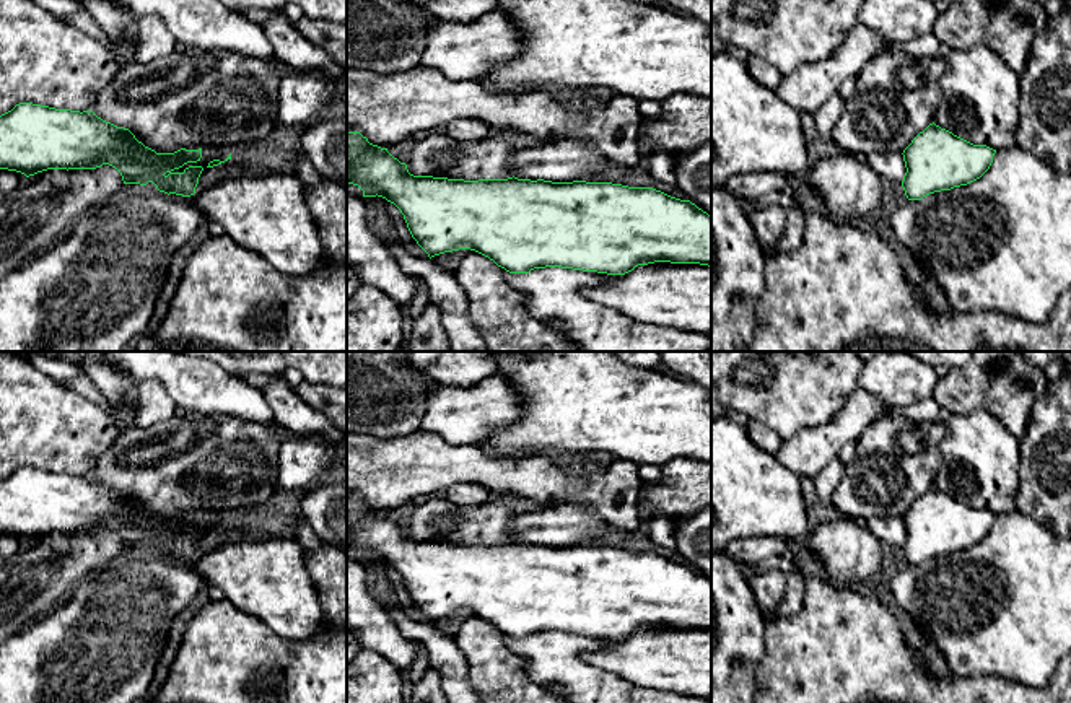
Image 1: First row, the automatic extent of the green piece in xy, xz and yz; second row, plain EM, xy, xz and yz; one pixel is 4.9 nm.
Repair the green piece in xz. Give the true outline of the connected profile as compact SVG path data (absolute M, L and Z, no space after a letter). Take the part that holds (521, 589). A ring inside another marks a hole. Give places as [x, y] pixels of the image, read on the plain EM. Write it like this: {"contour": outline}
{"contour": "M360 496L347 498L347 547L358 550L363 561L382 561L394 568L412 602L435 622L459 613L475 615L509 638L529 638L534 633L562 631L607 640L625 640L638 630L654 627L700 628L711 631L711 579L690 565L671 561L653 552L628 552L612 547L552 547L531 544L448 544L413 540L407 529L387 513L368 506Z"}

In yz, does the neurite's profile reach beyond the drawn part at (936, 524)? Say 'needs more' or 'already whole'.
already whole

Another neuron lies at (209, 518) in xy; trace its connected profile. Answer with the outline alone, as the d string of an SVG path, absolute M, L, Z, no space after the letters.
M205 511L202 513L202 522L197 527L187 527L179 534L174 534L171 537L184 537L186 532L189 531L202 531L207 532L210 526L220 524L225 526L231 517L231 513L226 511Z

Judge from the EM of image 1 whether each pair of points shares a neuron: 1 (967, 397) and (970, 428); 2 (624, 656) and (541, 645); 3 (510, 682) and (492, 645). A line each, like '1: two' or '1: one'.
1: two
2: two
3: one

